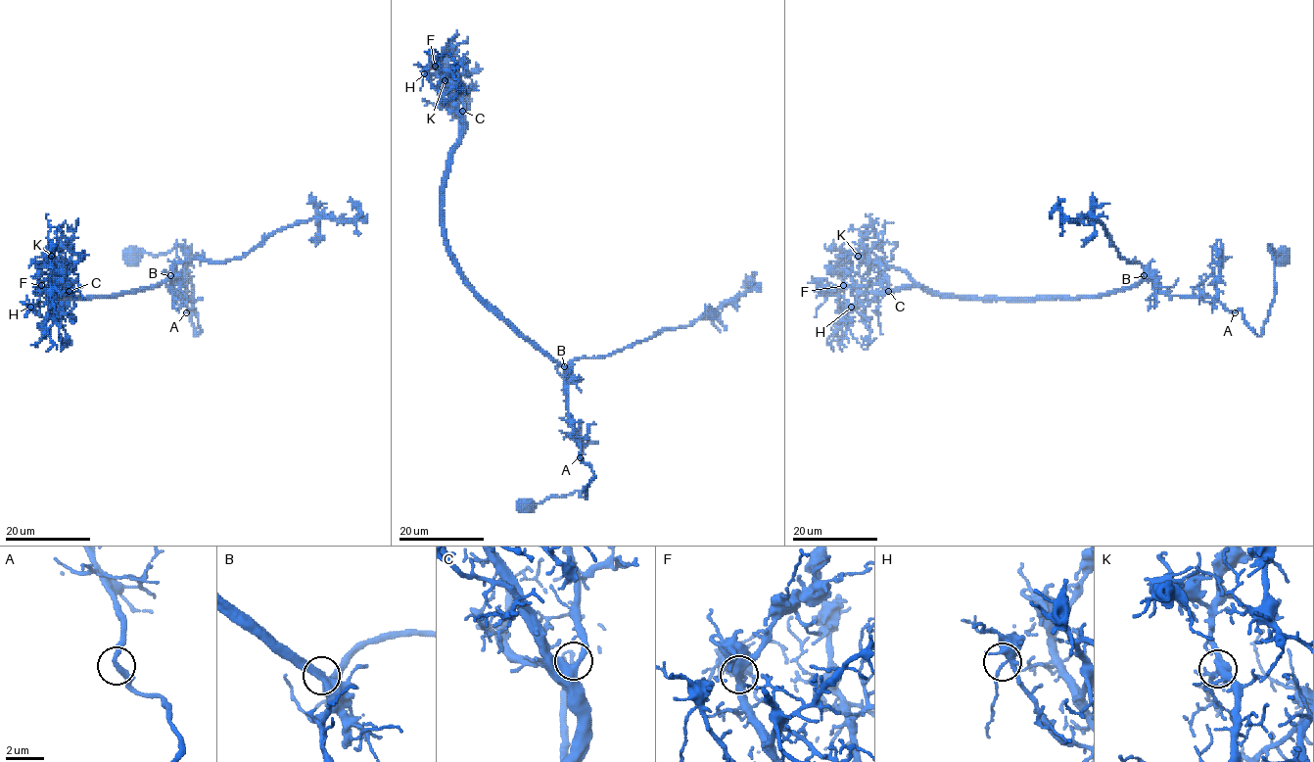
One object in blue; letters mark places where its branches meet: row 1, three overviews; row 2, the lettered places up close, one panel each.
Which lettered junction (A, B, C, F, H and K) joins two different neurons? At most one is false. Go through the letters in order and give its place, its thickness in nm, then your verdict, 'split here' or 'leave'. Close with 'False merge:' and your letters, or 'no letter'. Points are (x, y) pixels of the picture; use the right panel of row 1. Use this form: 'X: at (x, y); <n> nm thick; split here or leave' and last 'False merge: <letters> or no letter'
A: at (1235, 312); 280 nm thick; leave
B: at (1144, 275); 550 nm thick; leave
C: at (888, 291); 500 nm thick; leave
F: at (843, 285); 340 nm thick; leave
H: at (851, 307); 280 nm thick; leave
K: at (858, 256); 400 nm thick; leave
False merge: no letter

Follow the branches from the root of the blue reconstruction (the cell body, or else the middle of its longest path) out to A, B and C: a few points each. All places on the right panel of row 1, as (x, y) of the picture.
A: (1284, 259), (1268, 245), (1275, 299), (1263, 332), (1257, 336), (1241, 309), (1234, 311)
B: (1284, 259), (1268, 245), (1275, 299), (1260, 336), (1241, 309), (1231, 313), (1208, 297), (1168, 296), (1144, 275)
C: (1284, 259), (1268, 245), (1275, 299), (1260, 336), (1241, 309), (1168, 296), (1149, 280), (1076, 298), (888, 291)

